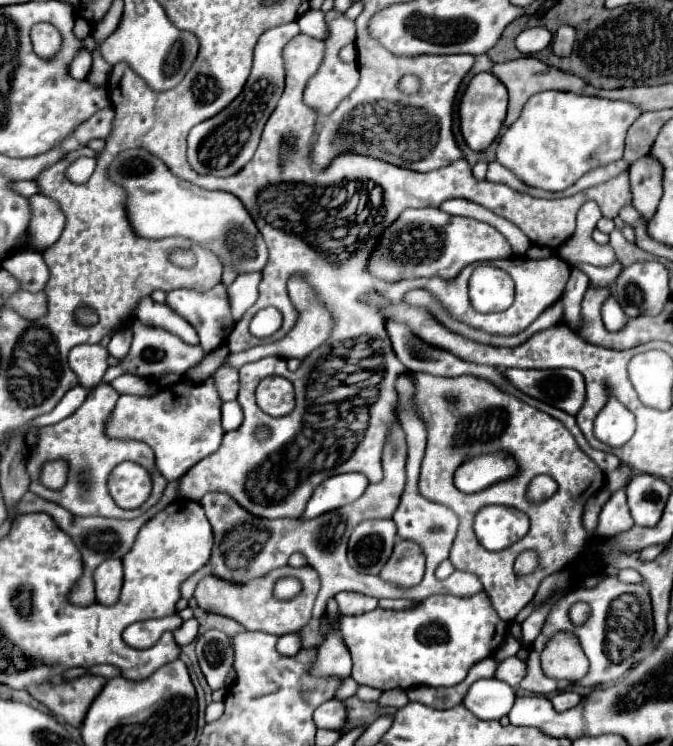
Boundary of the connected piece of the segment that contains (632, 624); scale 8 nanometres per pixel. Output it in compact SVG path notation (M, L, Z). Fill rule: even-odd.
M615 576L603 578L595 588L591 590L573 590L571 594L563 596L549 612L547 622L539 634L539 638L533 640L529 648L529 660L527 660L527 674L521 680L521 688L531 694L549 694L549 692L561 692L569 688L569 682L565 680L551 680L541 674L539 656L547 642L557 632L571 632L577 636L585 656L589 658L589 674L579 682L579 686L597 686L615 682L621 678L631 666L639 664L645 656L653 650L653 610L651 610L651 598L645 584L625 584L619 582ZM573 602L587 602L591 606L591 616L583 626L573 626L567 612Z

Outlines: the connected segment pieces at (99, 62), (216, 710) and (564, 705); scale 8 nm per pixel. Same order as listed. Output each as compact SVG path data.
M97 50L92 53L93 57L93 68L91 68L91 74L89 74L89 82L95 84L95 86L107 86L107 80L109 80L109 70L111 66L103 62L103 58L97 54Z
M211 702L205 710L205 722L215 722L223 714L223 702Z
M563 692L563 694L553 696L553 698L551 698L551 704L553 704L553 708L555 708L557 712L565 712L565 710L577 706L579 700L581 700L579 694L575 694L575 692Z

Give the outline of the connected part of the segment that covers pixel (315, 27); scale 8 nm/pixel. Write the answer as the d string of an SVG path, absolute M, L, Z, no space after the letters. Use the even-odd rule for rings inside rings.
M309 10L307 14L303 14L297 20L297 24L299 24L301 32L307 34L307 36L313 36L317 40L329 38L329 30L327 30L327 24L325 24L325 12L321 12L321 10Z

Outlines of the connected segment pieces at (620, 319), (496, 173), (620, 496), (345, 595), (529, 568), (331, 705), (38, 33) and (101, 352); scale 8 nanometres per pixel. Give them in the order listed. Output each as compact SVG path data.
M613 296L603 306L603 322L609 330L623 330L627 326L627 316L621 310L621 306L617 306Z
M491 162L489 164L489 170L487 170L487 180L491 180L491 182L501 182L501 184L507 184L507 186L511 186L513 190L521 190L521 192L527 192L527 194L531 194L531 196L537 196L537 198L541 198L541 194L543 194L543 190L539 190L539 188L533 188L533 186L525 186L511 170L507 170L507 168L503 168L499 162Z
M617 490L609 502L601 508L599 524L595 528L595 536L599 538L613 538L617 534L623 534L633 528L633 518L627 508L627 496L625 490Z
M341 592L335 596L335 600L343 616L359 616L377 608L377 598L369 598L369 596L353 594L353 592Z
M525 550L515 560L515 576L527 576L531 574L539 564L539 556L533 550Z
M331 698L331 700L323 702L315 710L313 718L315 718L317 728L329 728L329 730L341 730L349 720L343 700L337 700L337 698Z
M51 24L33 26L31 40L33 40L35 54L39 58L47 58L47 60L51 60L61 50L61 44L63 44L63 38L61 38L59 30Z
M75 346L69 352L69 366L77 374L79 384L93 388L107 370L109 352L103 346Z

